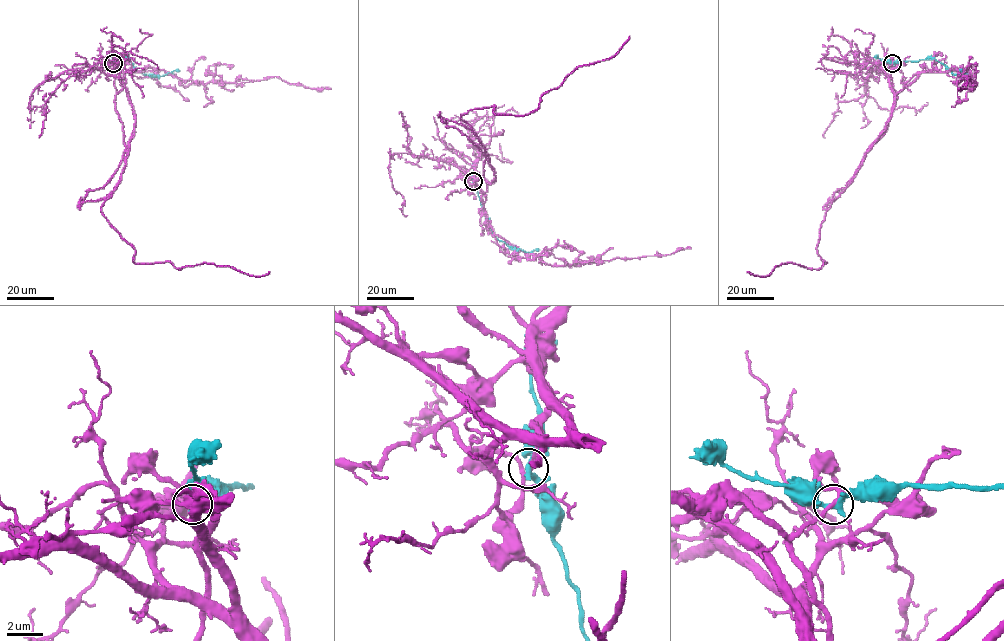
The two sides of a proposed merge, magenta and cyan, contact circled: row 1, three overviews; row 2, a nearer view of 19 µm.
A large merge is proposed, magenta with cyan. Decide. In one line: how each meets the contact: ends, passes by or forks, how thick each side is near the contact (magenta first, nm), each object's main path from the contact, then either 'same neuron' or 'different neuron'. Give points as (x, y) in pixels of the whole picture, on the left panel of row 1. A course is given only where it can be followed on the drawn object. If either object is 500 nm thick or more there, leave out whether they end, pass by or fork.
magenta forks; cyan passes by; calibres 200 and 320 nm; course magenta (113, 63), (127, 158), (101, 210), (133, 247), (135, 262), (269, 271); course cyan (113, 63), (129, 59), (143, 74), (164, 76), (179, 71); different neuron

